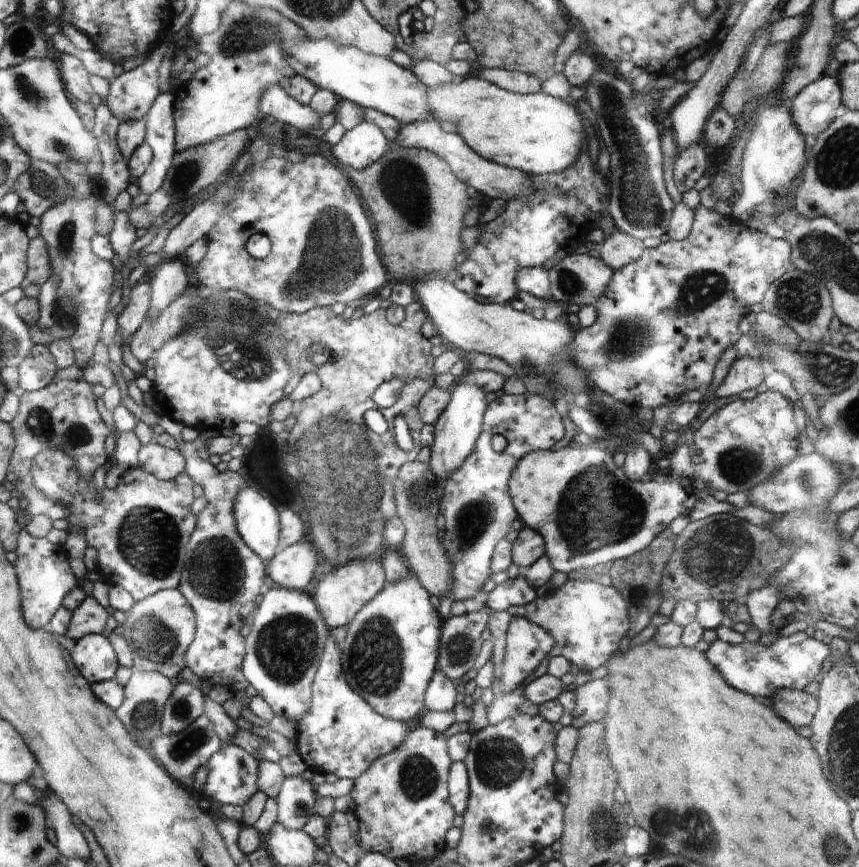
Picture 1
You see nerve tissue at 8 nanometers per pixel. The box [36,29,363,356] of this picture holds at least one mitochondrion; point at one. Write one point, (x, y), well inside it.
(189, 169)

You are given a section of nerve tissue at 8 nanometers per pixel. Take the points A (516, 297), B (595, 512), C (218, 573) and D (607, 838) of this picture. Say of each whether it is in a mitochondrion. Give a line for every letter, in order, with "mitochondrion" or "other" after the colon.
A: other
B: mitochondrion
C: mitochondrion
D: mitochondrion

